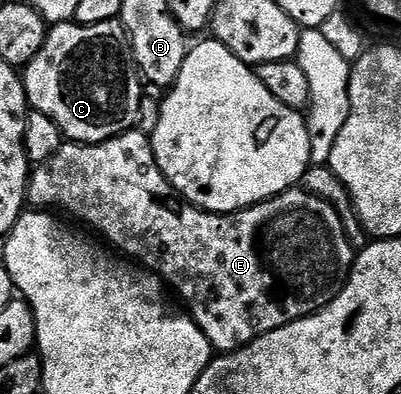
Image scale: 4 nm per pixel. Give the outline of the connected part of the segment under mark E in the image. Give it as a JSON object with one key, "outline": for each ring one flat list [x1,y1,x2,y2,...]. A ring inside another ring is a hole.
{"outline":[[138,130,123,132,120,136,114,136,112,140,106,140,100,144,63,143,57,150,57,154,53,154,53,158,49,158,44,164,34,165,27,181,26,203,35,210,64,208,69,215,84,220,91,228,96,228,104,236,102,239,112,249,120,248,120,250,115,250,122,253,124,257,130,258,142,267,154,272,164,285,170,286,172,289,175,287,179,291,180,298,184,300,182,303,185,305,186,311,197,322,197,326,205,334,205,338,209,338,212,349,219,354,235,352,238,348,244,348,267,332,272,332,281,326,292,324,294,320,300,320,322,310,347,283,347,277,351,275,351,268,355,264,357,255,357,249,352,246,347,237,347,226,343,223,343,217,337,214,337,210,333,206,329,206,329,202,309,194,307,189,302,186,293,187,288,192,282,192,273,198,262,200,261,203,243,208,240,212,220,214,218,212,204,212,203,209,194,206,185,206,184,201,180,199,171,183,165,178,165,174,161,174,161,170,155,165,150,135]]}

